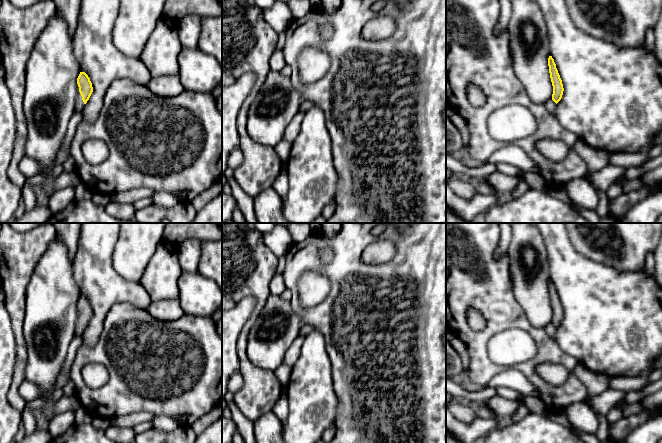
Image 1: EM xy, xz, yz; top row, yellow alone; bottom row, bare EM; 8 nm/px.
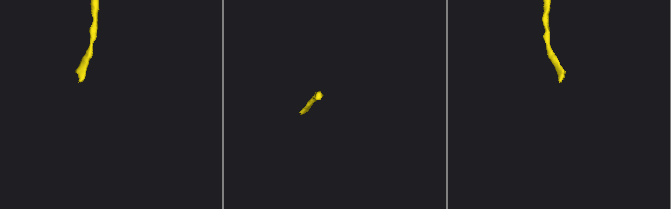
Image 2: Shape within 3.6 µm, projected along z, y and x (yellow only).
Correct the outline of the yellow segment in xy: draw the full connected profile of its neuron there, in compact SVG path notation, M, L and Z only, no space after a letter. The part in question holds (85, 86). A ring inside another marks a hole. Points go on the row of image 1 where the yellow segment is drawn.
M80 72L77 78L77 84L79 92L75 102L75 112L82 112L85 104L93 92L93 87L90 78L85 72Z

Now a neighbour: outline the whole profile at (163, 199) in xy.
M155 192L151 200L153 204L163 208L171 208L179 203L178 197L169 192Z

